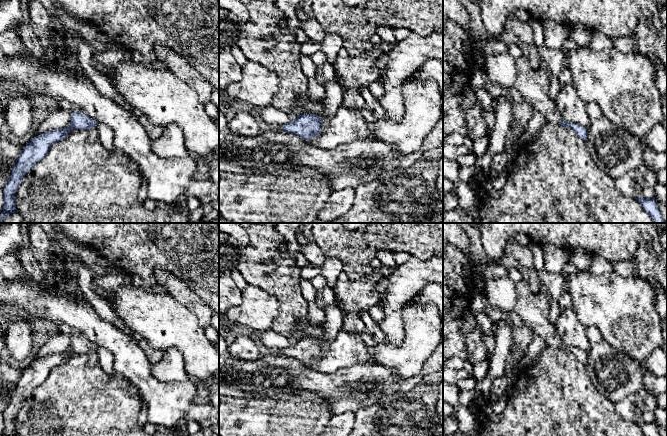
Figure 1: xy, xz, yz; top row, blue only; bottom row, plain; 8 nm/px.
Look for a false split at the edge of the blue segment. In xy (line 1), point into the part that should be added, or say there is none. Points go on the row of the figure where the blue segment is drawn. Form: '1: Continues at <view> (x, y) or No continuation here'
1: No continuation here

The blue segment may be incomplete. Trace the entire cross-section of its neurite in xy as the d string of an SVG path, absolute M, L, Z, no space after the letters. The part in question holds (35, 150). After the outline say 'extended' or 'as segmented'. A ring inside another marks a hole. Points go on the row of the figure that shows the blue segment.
M74 111L68 126L32 137L19 154L12 168L11 176L3 188L4 205L0 214L0 223L7 215L17 212L15 194L19 185L32 167L45 157L51 146L66 138L71 129L86 130L97 125L98 122L87 114Z; as segmented

